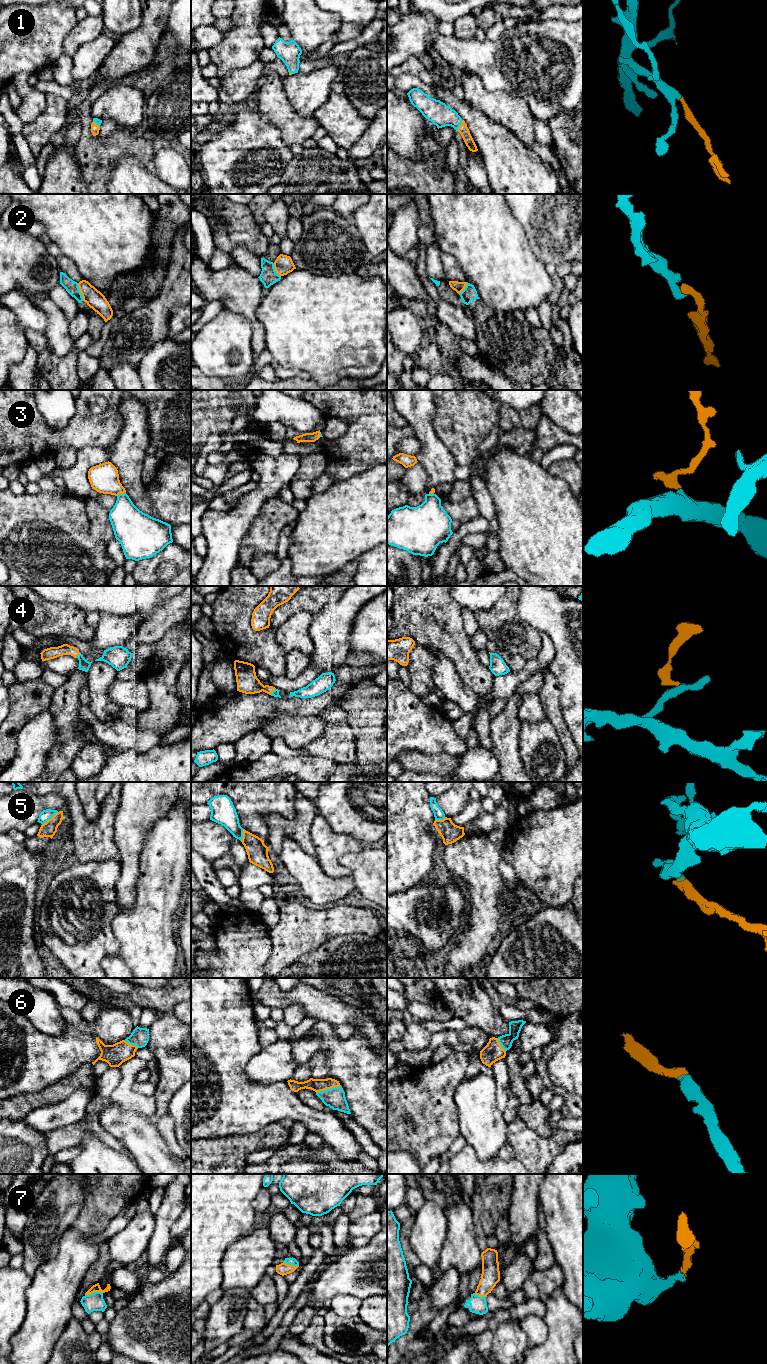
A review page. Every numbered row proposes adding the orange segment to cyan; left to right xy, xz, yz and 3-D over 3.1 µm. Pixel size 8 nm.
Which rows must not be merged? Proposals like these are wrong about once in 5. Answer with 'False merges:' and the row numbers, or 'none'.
False merges: 2, 5

